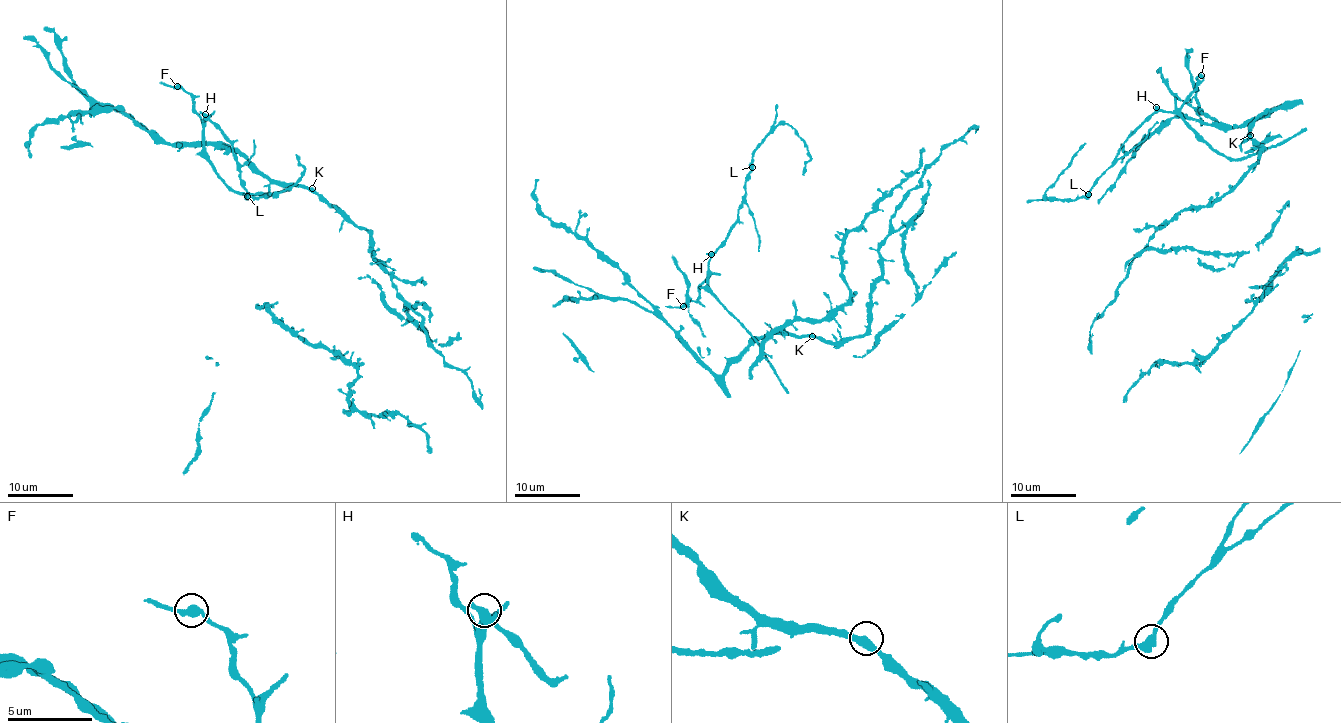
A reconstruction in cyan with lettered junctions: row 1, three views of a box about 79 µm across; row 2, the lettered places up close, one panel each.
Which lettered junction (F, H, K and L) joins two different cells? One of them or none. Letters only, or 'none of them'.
none of them

